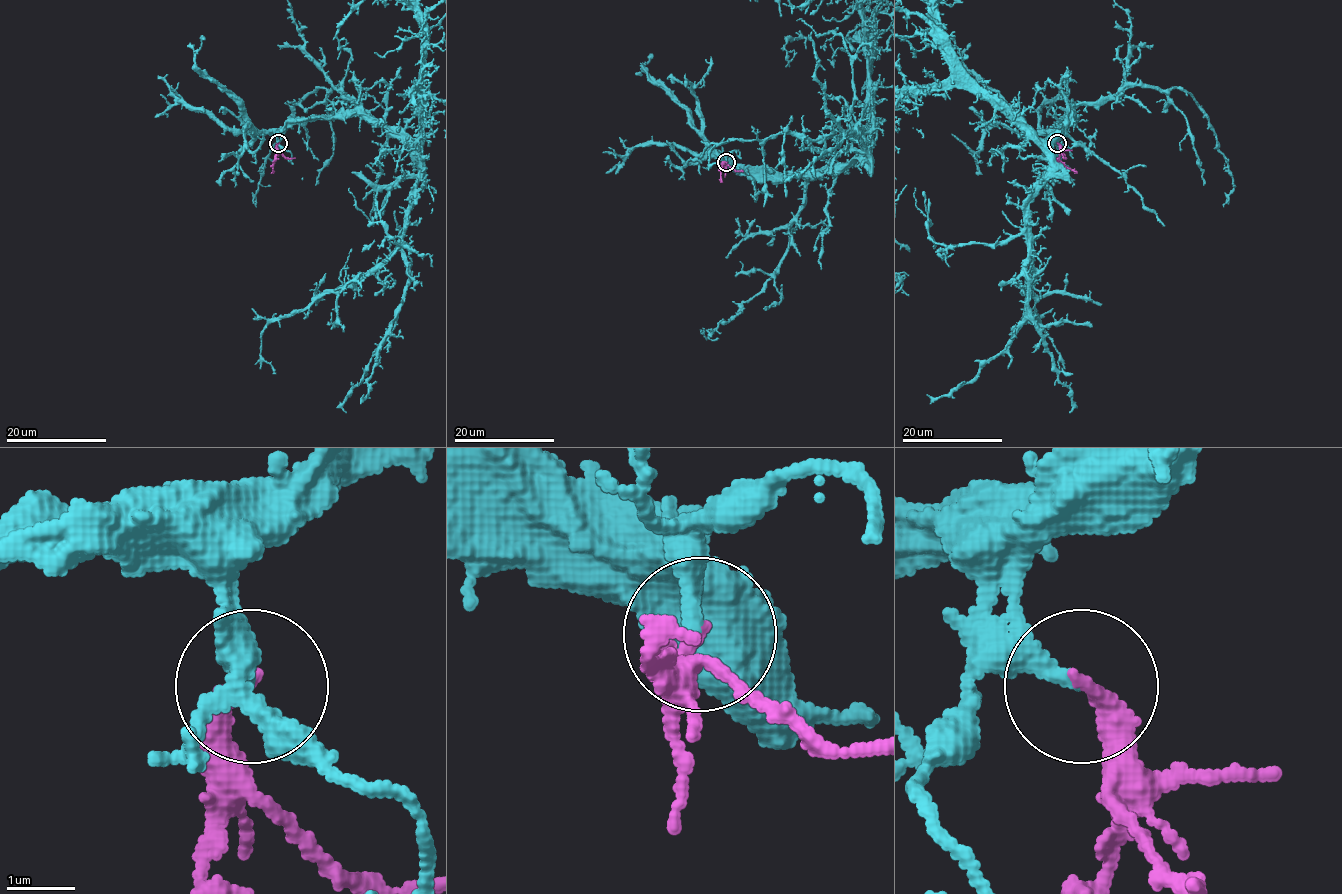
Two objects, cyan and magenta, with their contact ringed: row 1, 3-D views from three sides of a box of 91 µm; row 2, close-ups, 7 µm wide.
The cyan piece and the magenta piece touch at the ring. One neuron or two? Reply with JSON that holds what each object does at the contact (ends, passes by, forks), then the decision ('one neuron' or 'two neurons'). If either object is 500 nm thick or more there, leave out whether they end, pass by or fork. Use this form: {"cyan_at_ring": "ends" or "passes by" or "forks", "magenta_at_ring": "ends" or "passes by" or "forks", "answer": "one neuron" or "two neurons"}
{"cyan_at_ring": "ends", "magenta_at_ring": "ends", "answer": "one neuron"}

